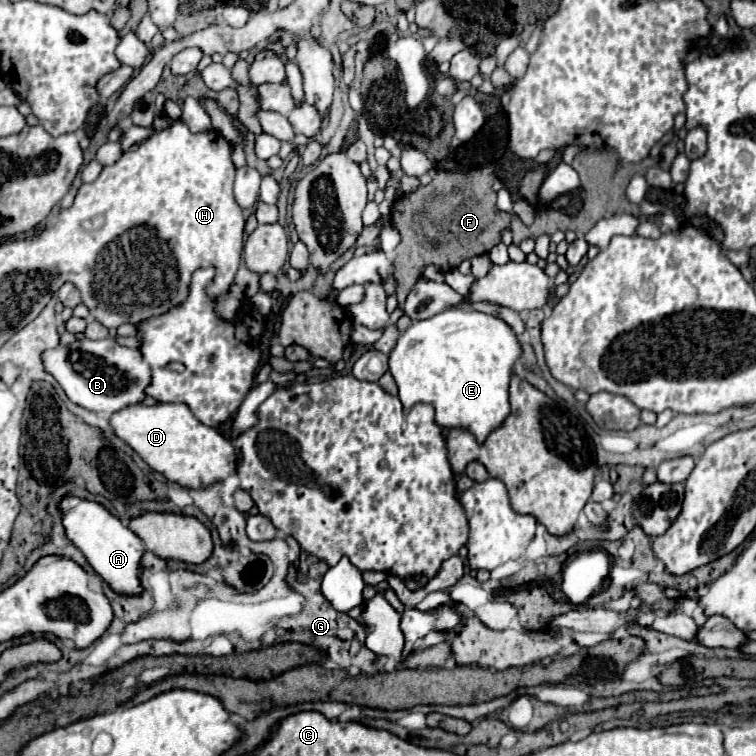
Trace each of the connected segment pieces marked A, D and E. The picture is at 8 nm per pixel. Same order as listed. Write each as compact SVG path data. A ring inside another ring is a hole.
M63 495L59 501L59 509L63 513L61 523L65 527L67 537L73 545L87 557L89 565L111 585L113 591L123 595L139 593L139 575L141 575L141 555L145 551L143 541L125 527L117 517L113 517L101 503L89 501L85 497Z
M159 403L155 407L131 405L113 413L111 425L117 437L129 443L151 469L183 487L209 487L235 473L235 447L213 427L205 427L183 403Z
M445 309L445 311L437 313L437 315L433 315L431 319L423 319L423 321L413 323L409 329L405 329L405 331L399 335L397 345L395 345L395 349L391 351L391 355L389 355L389 371L391 371L391 375L393 375L393 379L395 379L397 387L399 387L399 399L401 399L401 403L403 403L405 409L411 409L415 403L431 403L431 405L435 407L435 421L437 421L441 427L447 427L447 429L451 429L451 427L461 427L461 429L467 429L467 431L471 431L471 433L477 437L479 443L483 443L485 437L487 437L493 429L497 429L497 427L505 421L505 417L509 415L509 391L507 391L507 389L509 389L509 377L511 377L511 373L513 373L513 363L515 363L515 359L517 359L519 355L521 355L521 349L519 349L517 335L515 335L515 333L511 331L511 327L505 325L501 319L491 317L491 315L485 315L485 313L479 313L479 311L475 311L475 309Z

